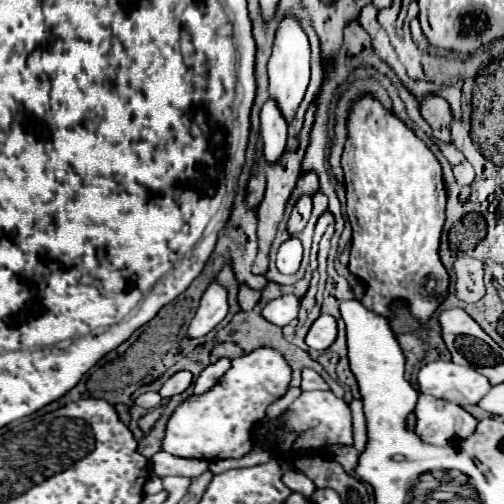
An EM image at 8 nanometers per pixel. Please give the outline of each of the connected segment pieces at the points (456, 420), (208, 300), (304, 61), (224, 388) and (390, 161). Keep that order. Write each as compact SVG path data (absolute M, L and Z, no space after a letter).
M420 395L414 413L416 433L422 441L432 445L450 445L466 439L474 433L478 423L462 407L430 395Z
M214 281L208 291L204 293L200 307L188 327L186 337L188 339L198 339L208 335L228 313L228 301L226 301L226 289L218 285L218 281Z
M286 15L276 29L272 57L268 61L268 75L270 75L270 97L278 103L286 121L292 121L310 81L310 43L308 35L300 27L300 21L294 15Z
M268 347L256 349L232 361L232 367L204 395L192 395L170 417L162 451L204 461L242 457L252 449L250 429L260 421L270 403L280 399L290 383L290 367L284 357Z
M368 93L360 95L352 103L346 129L348 137L340 165L346 183L346 213L352 225L348 269L352 275L366 283L362 305L382 317L390 317L388 305L400 299L410 305L410 311L416 319L426 323L448 291L448 273L438 257L446 207L446 191L440 163L434 153L424 145L424 141L414 135L412 129L408 129L392 111L384 109L384 105Z

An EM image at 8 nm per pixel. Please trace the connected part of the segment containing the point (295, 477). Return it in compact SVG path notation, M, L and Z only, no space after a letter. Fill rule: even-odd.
M286 471L282 481L284 481L286 487L290 487L294 493L304 495L306 499L310 499L312 493L316 491L316 485L304 473L300 473L300 471Z

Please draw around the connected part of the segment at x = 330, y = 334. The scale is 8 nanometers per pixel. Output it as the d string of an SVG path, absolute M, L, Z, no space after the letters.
M320 315L306 335L306 345L316 351L326 351L336 341L336 319L330 315Z

